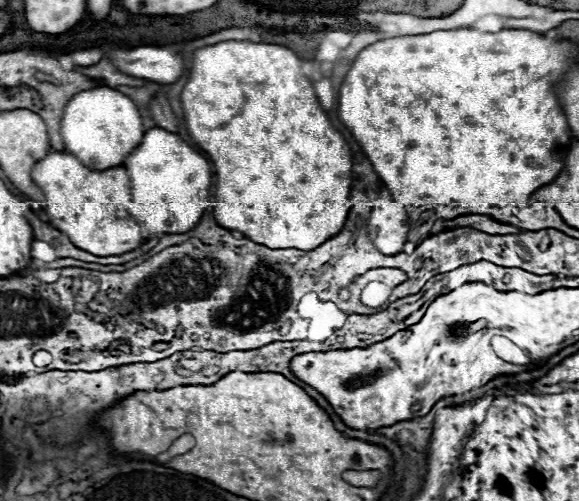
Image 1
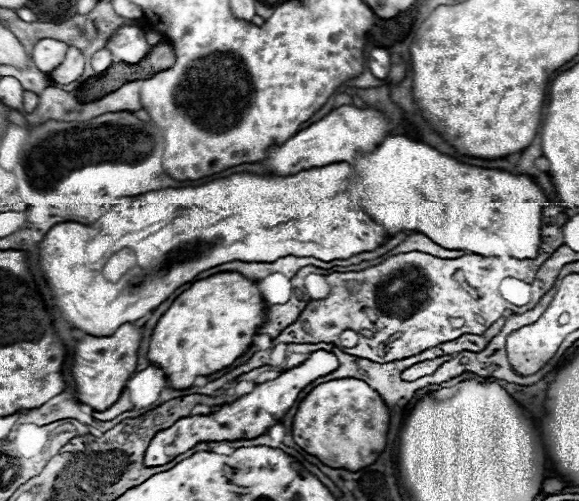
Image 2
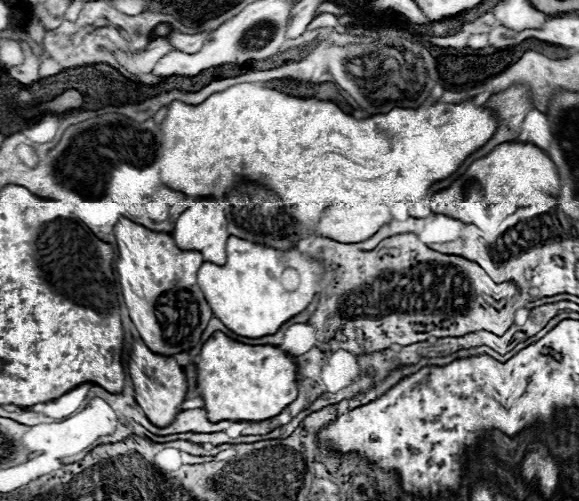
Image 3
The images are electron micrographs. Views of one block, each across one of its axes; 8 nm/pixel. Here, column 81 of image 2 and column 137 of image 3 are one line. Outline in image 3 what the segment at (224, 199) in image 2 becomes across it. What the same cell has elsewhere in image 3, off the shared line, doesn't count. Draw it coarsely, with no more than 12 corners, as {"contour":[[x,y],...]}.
{"contour":[[118,220],[116,270],[144,344],[200,342],[202,254]]}

